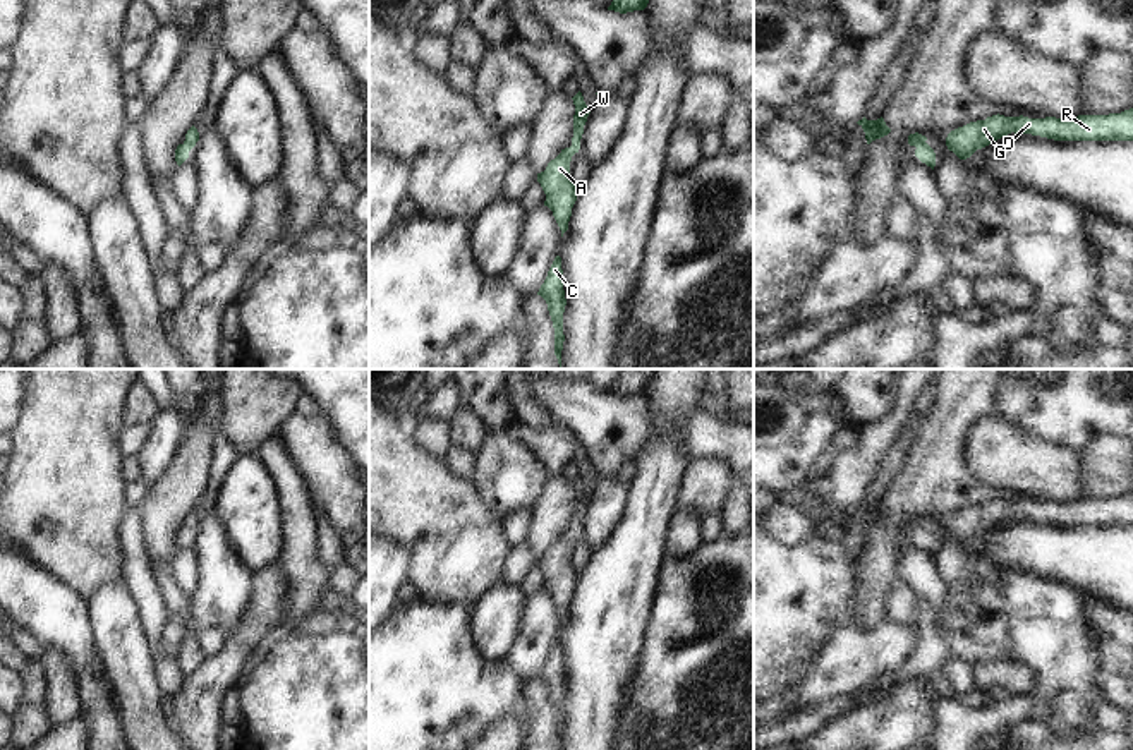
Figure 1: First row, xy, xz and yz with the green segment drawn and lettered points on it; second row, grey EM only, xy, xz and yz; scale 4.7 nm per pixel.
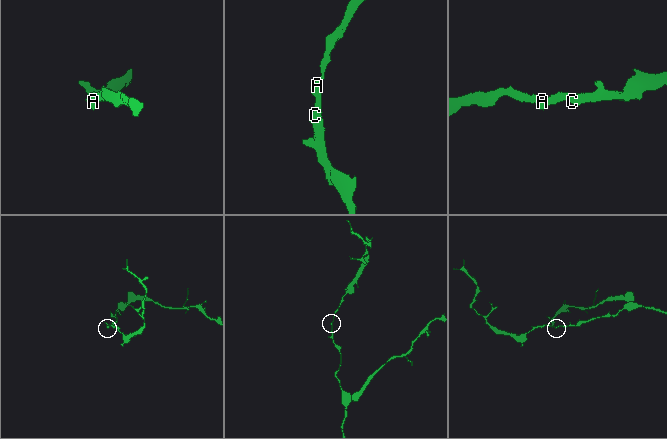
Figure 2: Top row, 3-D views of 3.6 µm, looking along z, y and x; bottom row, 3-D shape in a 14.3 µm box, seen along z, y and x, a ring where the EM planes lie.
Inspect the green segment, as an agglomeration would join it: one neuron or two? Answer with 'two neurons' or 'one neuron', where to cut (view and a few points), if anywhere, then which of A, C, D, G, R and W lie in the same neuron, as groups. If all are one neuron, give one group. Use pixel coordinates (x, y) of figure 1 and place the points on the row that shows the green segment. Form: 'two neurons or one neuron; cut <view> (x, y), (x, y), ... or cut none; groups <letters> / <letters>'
one neuron; cut none; groups A C D G R W

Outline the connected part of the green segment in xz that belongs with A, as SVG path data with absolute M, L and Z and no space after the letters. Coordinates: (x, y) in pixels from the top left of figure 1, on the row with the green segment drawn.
M580 91L572 100L575 105L572 146L561 149L561 153L548 163L546 170L537 173L537 182L546 194L544 206L553 211L553 216L561 230L561 237L568 230L572 208L577 201L579 191L579 185L575 185L570 178L570 161L580 149L584 125L591 113L591 108L585 105Z

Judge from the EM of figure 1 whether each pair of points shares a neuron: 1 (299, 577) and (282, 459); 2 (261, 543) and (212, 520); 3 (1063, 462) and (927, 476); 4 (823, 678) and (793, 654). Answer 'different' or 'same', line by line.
1: same
2: different
3: different
4: different

